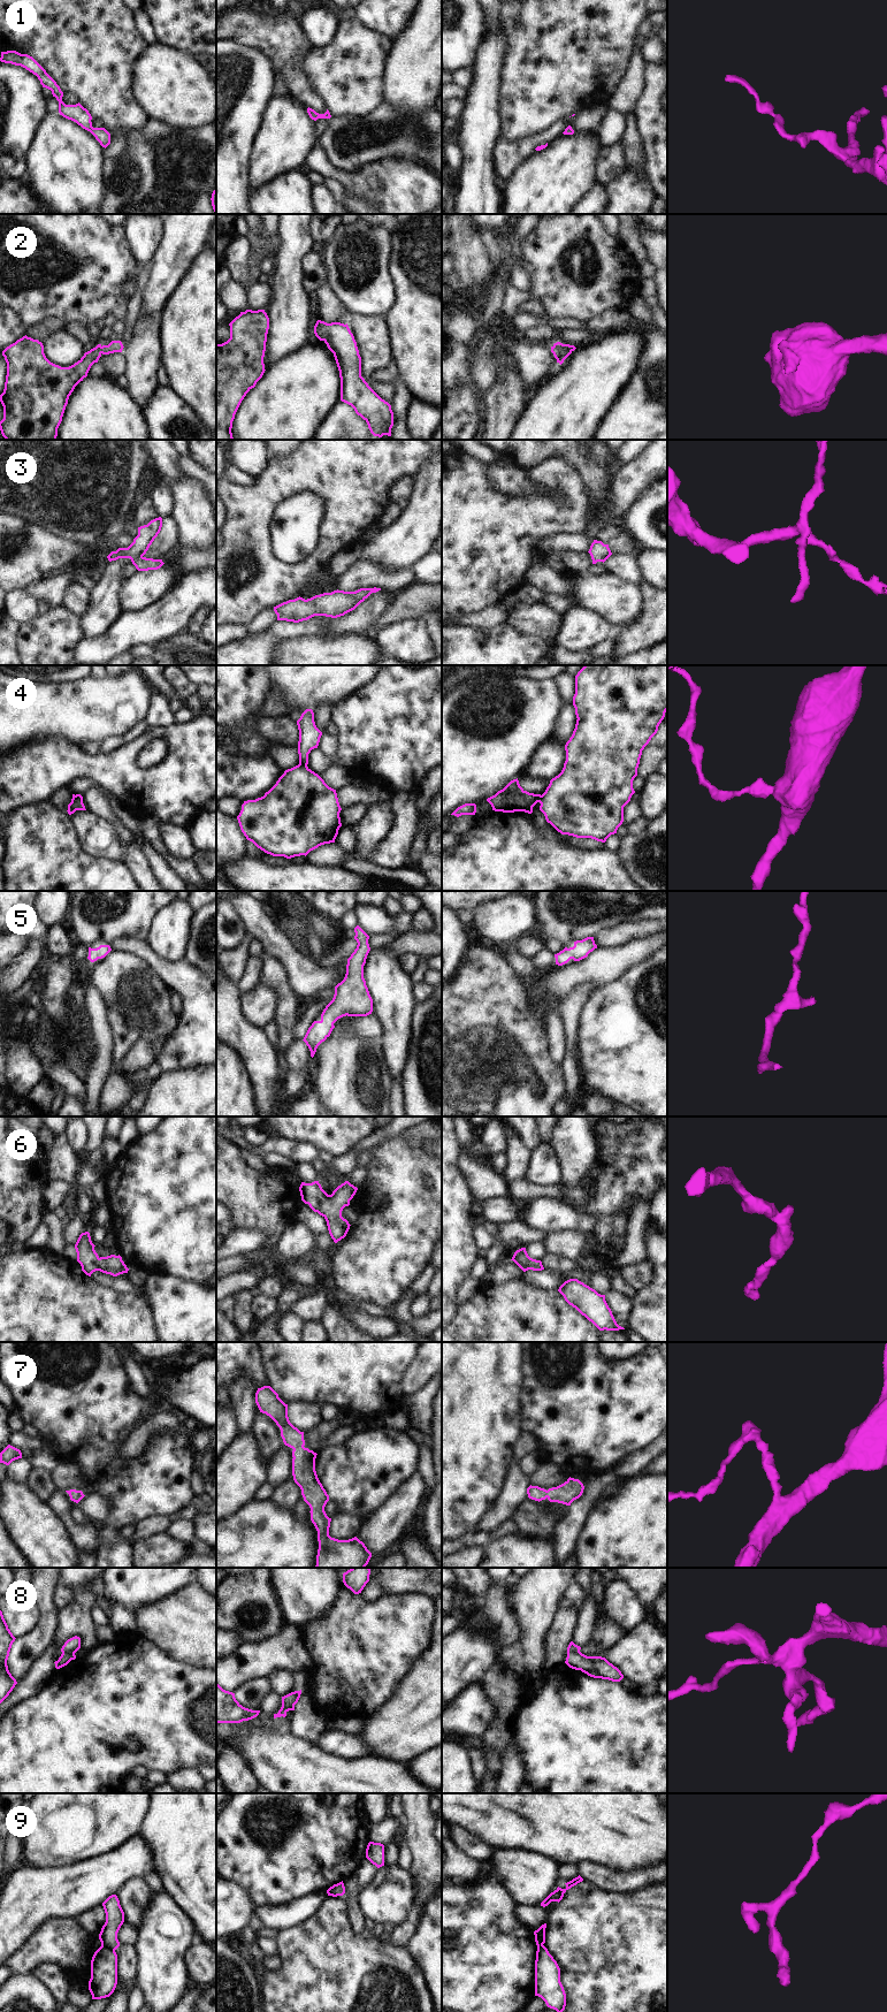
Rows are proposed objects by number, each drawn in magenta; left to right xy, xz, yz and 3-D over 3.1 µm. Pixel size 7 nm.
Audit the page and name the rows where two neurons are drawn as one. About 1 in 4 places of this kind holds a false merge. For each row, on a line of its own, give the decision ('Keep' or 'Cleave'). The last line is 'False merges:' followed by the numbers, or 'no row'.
1: Keep
2: Keep
3: Keep
4: Cleave
5: Keep
6: Keep
7: Keep
8: Cleave
9: Cleave
False merges: 4, 8, 9

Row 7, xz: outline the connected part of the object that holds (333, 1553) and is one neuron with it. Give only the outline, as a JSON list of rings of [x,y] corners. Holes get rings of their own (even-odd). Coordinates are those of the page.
[[[263,1386],[255,1393],[260,1412],[269,1416],[281,1430],[285,1446],[292,1448],[292,1476],[300,1487],[304,1501],[311,1508],[311,1521],[318,1531],[319,1549],[315,1568],[365,1568],[372,1553],[357,1537],[338,1540],[329,1535],[331,1518],[324,1511],[329,1495],[315,1471],[316,1453],[305,1448],[304,1432],[295,1427],[288,1417],[288,1404],[270,1387]]]

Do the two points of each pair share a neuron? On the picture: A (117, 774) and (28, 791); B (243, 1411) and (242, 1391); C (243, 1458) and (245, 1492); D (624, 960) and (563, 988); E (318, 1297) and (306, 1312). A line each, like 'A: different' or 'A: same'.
A: same
B: same
C: same
D: same
E: same

